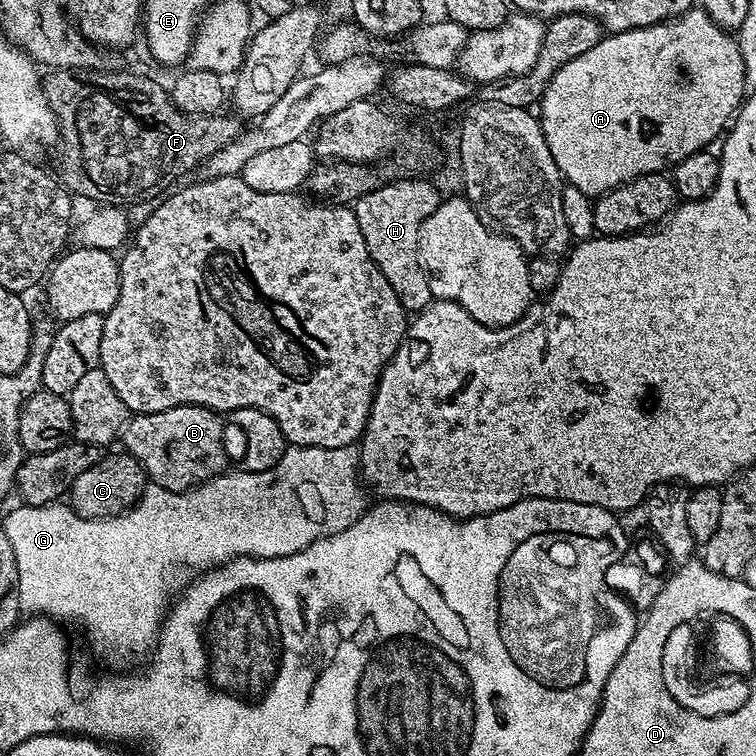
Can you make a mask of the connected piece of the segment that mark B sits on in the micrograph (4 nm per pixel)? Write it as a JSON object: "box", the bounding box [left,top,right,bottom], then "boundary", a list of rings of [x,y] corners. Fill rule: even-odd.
{"box":[122,404,228,492],"boundary":[[[197,404],[142,412],[133,415],[122,429],[123,451],[142,465],[151,483],[171,492],[186,492],[225,471],[228,456],[224,453],[224,424],[220,420],[221,413]]]}

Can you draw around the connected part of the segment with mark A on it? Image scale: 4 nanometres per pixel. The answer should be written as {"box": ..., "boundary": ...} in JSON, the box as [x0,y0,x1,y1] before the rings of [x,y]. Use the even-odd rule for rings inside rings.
{"box":[538,6,745,198],"boundary":[[[693,6],[681,16],[677,16],[675,20],[663,20],[661,24],[654,26],[631,28],[625,32],[605,35],[590,50],[586,50],[586,54],[566,62],[566,66],[559,68],[546,86],[544,96],[538,105],[538,119],[542,134],[546,138],[546,146],[550,146],[550,154],[558,166],[561,177],[569,185],[577,187],[582,194],[595,198],[623,184],[626,180],[637,180],[639,176],[645,176],[651,172],[664,172],[678,162],[682,162],[682,158],[695,152],[705,151],[711,140],[721,139],[722,133],[731,125],[736,113],[739,112],[745,96],[744,63],[739,53],[737,37],[731,31],[718,27],[704,13],[703,8]]]}

